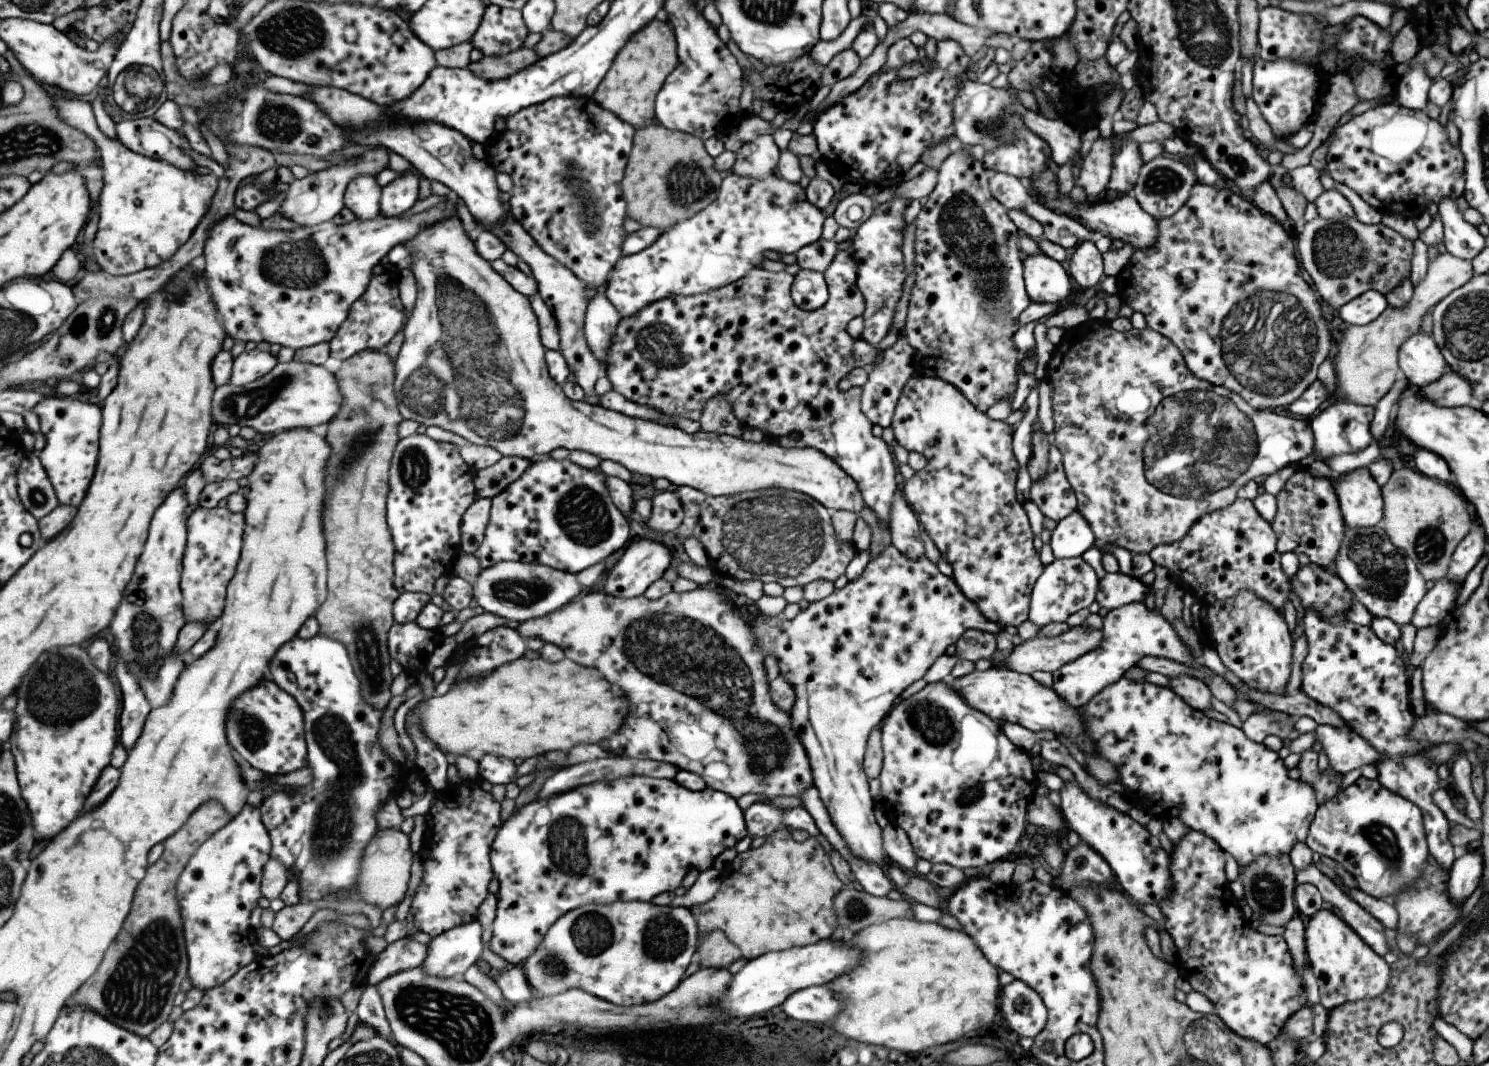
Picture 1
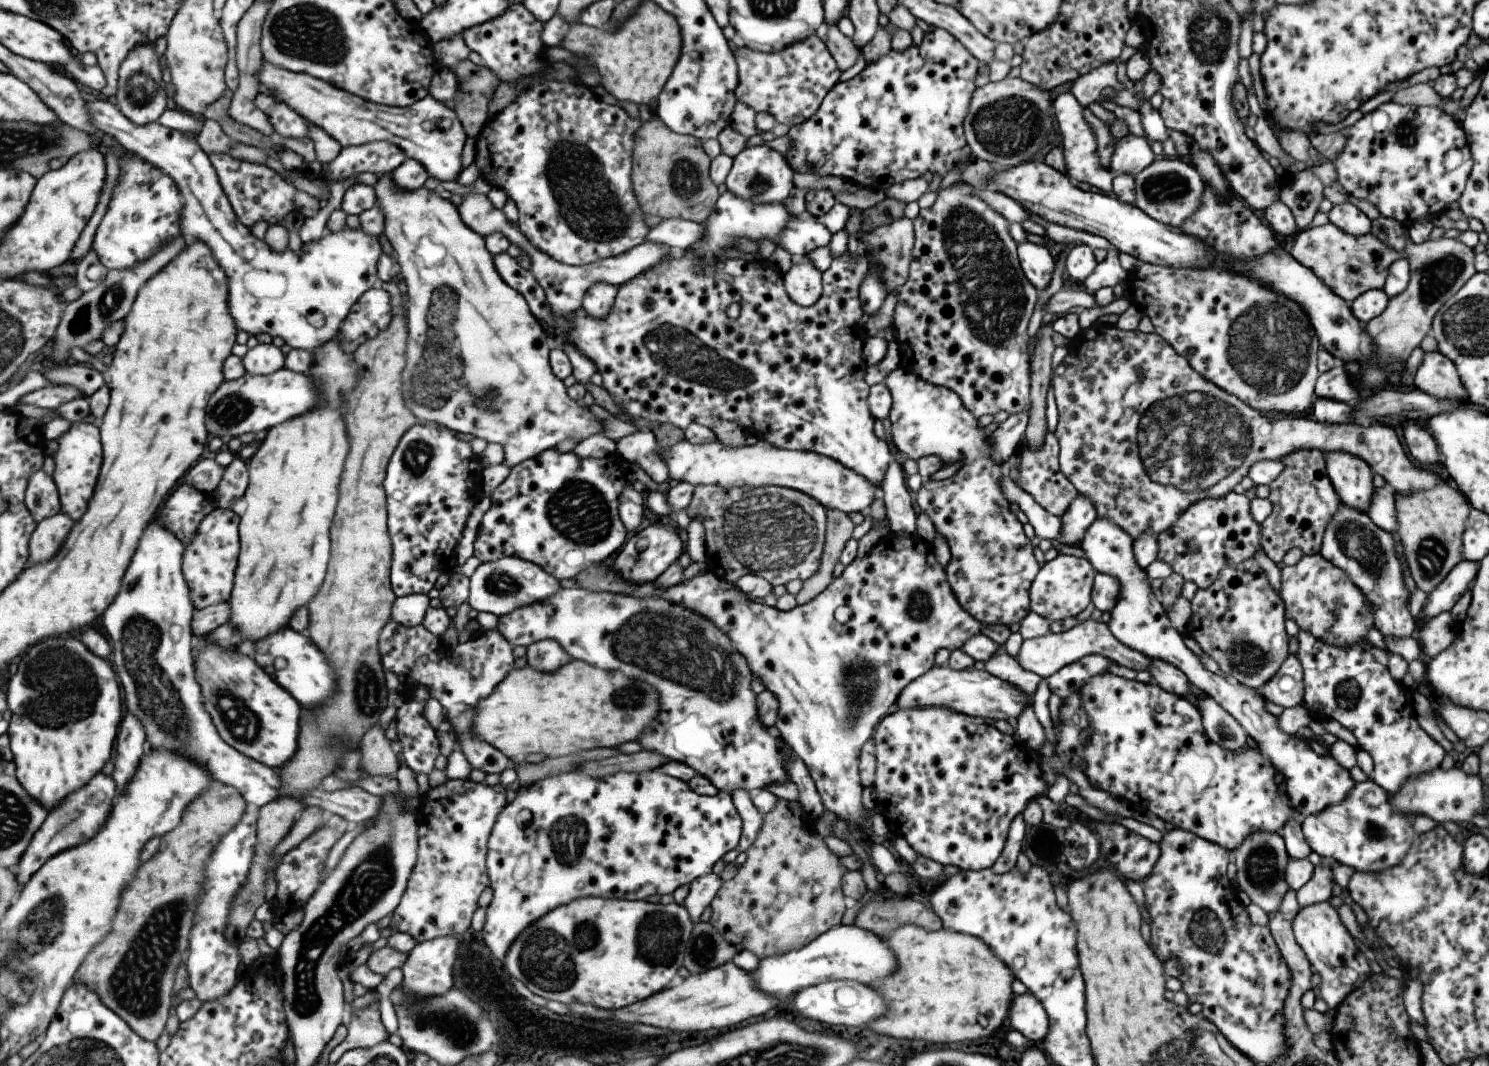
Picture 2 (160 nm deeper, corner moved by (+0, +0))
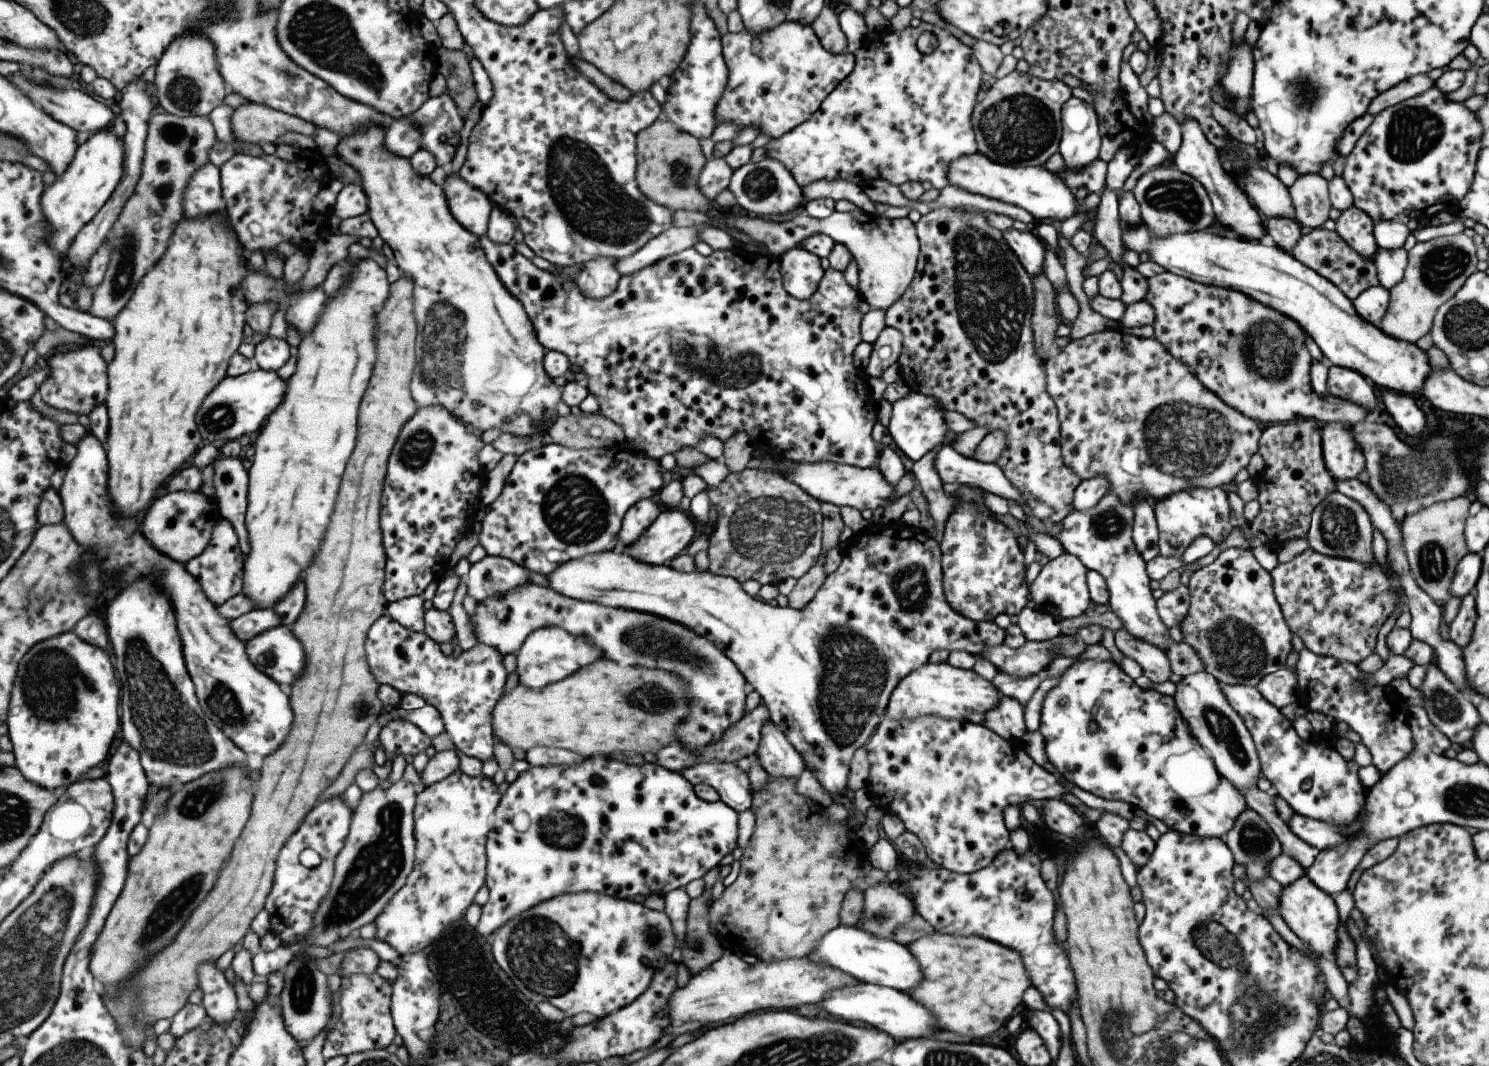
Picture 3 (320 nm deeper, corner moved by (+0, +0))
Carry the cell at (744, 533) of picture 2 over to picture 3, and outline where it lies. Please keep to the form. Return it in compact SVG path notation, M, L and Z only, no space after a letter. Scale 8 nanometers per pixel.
M744 469L739 474L728 473L715 488L706 486L703 491L716 512L706 550L709 561L707 571L710 574L733 578L741 585L745 580L755 580L761 585L777 586L789 577L797 581L815 565L822 544L820 503L784 476L769 469Z

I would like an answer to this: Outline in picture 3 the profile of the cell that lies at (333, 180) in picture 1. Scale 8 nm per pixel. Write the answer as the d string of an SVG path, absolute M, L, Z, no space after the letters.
M409 118L395 119L387 128L385 148L393 154L411 159L421 149L421 138L423 136L419 128L415 128L415 124Z

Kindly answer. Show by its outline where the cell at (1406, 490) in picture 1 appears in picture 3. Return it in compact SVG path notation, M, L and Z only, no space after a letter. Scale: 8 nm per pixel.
M1469 495L1435 502L1419 510L1415 516L1405 516L1400 525L1409 576L1425 595L1440 605L1451 597L1449 584L1453 579L1455 566L1468 554L1463 532L1471 504L1472 498Z

